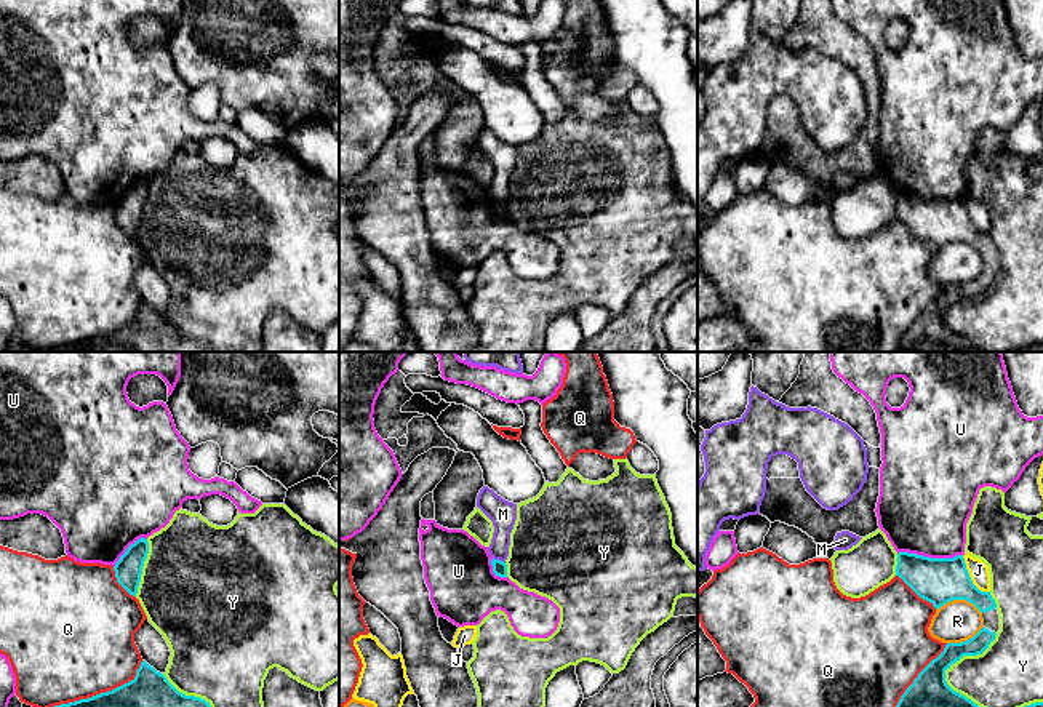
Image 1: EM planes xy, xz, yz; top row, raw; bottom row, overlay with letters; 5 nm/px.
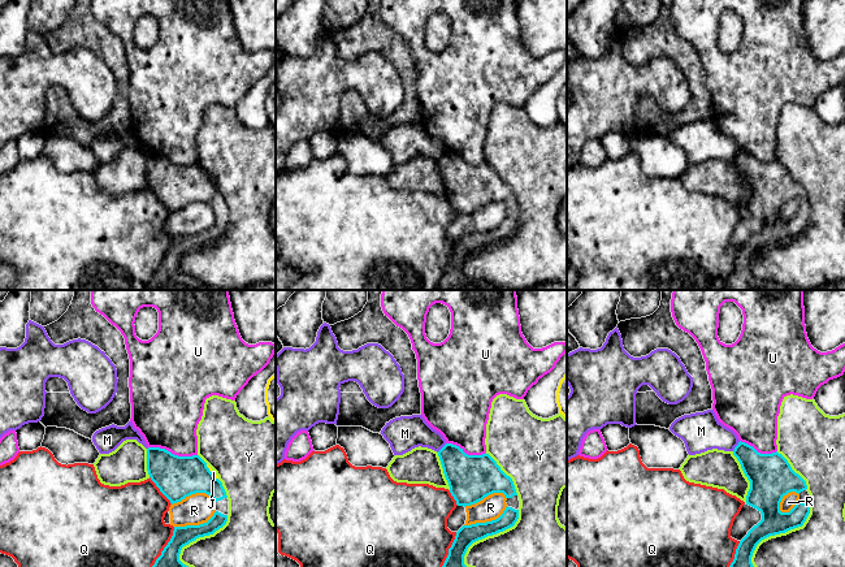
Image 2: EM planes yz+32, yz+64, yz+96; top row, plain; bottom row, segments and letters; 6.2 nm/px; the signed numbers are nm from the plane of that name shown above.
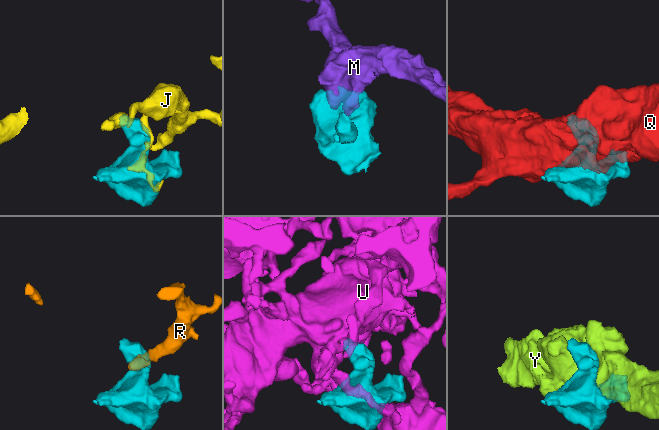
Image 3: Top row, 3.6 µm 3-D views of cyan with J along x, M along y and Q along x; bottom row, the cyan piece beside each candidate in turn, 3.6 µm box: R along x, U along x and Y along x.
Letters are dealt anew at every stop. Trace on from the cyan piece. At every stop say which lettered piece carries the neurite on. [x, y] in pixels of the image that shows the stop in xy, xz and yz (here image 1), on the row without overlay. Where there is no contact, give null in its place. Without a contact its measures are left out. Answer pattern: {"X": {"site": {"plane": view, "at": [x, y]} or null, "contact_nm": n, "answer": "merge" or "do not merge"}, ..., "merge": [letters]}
{"J": {"site": {"plane": "yz", "at": [970, 219]}, "contact_nm": 240, "answer": "do not merge"}, "M": {"site": {"plane": "xz", "at": [499, 202]}, "contact_nm": 70, "answer": "do not merge"}, "Q": {"site": {"plane": "yz", "at": [917, 319]}, "contact_nm": 440, "answer": "do not merge"}, "R": {"site": {"plane": "yz", "at": [959, 240]}, "contact_nm": 240, "answer": "do not merge"}, "U": {"site": {"plane": "yz", "at": [928, 199]}, "contact_nm": 320, "answer": "do not merge"}, "Y": {"site": {"plane": "yz", "at": [949, 309]}, "contact_nm": 400, "answer": "do not merge"}, "merge": []}

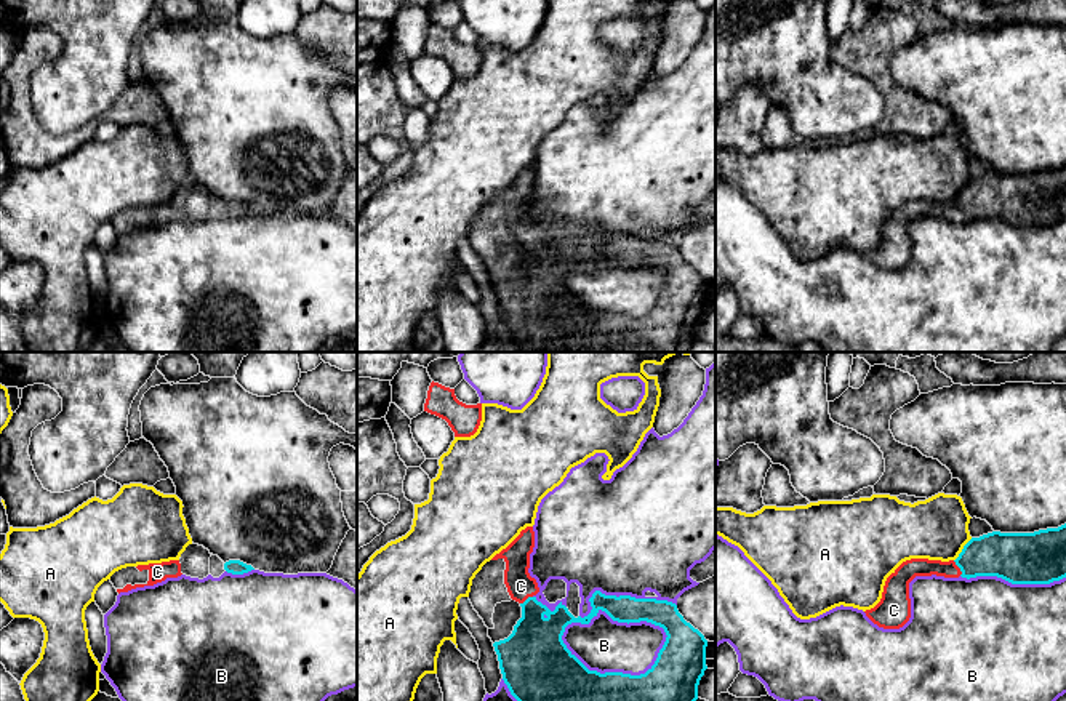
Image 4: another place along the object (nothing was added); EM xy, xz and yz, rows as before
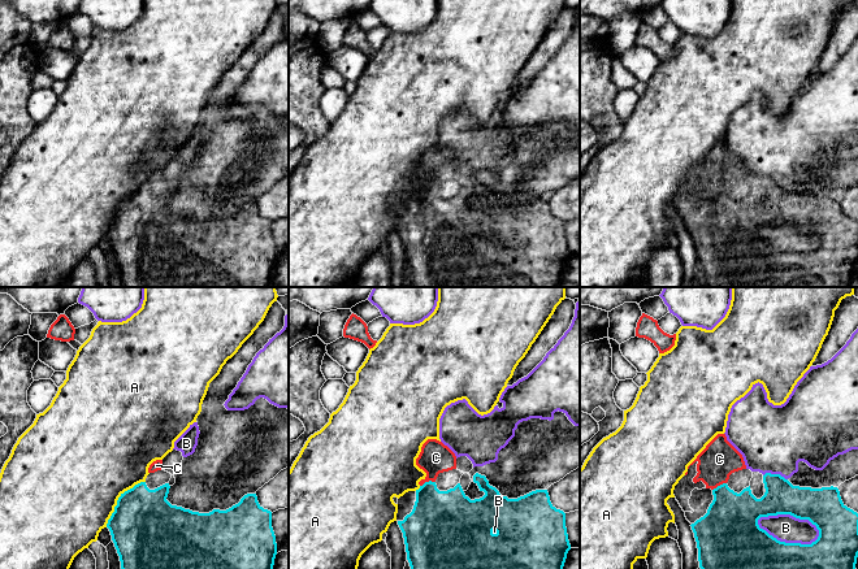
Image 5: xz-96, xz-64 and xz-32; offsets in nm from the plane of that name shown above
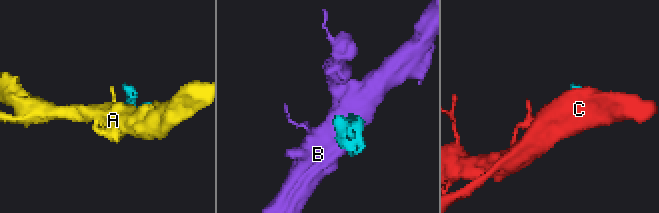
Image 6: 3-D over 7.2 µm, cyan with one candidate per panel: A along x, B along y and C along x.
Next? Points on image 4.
{"A": {"site": {"plane": "yz", "at": [962, 191]}, "contact_nm": 150, "answer": "do not merge"}, "B": {"site": {"plane": "xz", "at": [613, 261]}, "contact_nm": 550, "answer": "do not merge"}, "C": {"site": {"plane": "yz", "at": [959, 208]}, "contact_nm": 90, "answer": "merge"}, "merge": ["C"]}

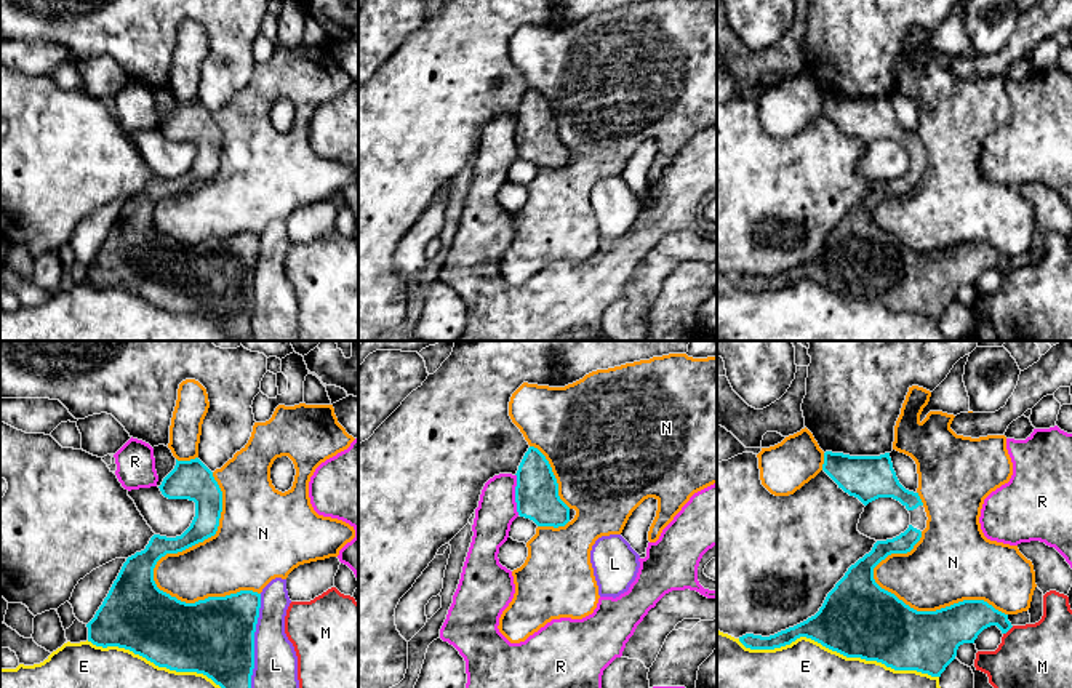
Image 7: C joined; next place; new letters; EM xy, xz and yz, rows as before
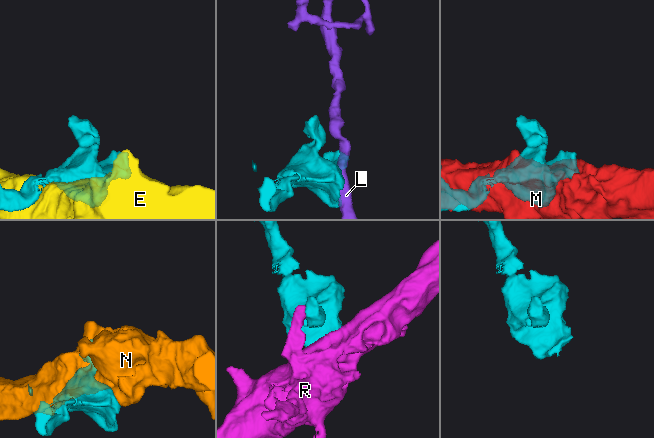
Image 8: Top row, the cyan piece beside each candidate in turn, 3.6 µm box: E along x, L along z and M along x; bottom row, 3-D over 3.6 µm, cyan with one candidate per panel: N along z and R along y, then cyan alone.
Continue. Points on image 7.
{"E": {"site": {"plane": "yz", "at": [839, 293]}, "contact_nm": 1050, "answer": "do not merge"}, "L": {"site": {"plane": "xy", "at": [253, 288]}, "contact_nm": 550, "answer": "do not merge"}, "M": {"site": {"plane": "yz", "at": [1008, 271]}, "contact_nm": 70, "answer": "do not merge"}, "N": {"site": {"plane": "xy", "at": [189, 188]}, "contact_nm": 700, "answer": "do not merge"}, "R": {"site": {"plane": "xz", "at": [516, 136]}, "contact_nm": 200, "answer": "do not merge"}, "merge": []}

